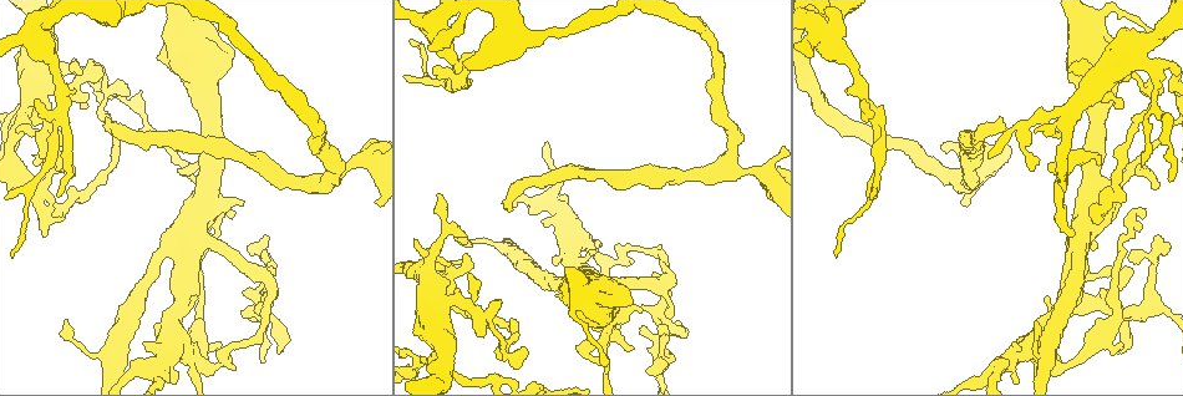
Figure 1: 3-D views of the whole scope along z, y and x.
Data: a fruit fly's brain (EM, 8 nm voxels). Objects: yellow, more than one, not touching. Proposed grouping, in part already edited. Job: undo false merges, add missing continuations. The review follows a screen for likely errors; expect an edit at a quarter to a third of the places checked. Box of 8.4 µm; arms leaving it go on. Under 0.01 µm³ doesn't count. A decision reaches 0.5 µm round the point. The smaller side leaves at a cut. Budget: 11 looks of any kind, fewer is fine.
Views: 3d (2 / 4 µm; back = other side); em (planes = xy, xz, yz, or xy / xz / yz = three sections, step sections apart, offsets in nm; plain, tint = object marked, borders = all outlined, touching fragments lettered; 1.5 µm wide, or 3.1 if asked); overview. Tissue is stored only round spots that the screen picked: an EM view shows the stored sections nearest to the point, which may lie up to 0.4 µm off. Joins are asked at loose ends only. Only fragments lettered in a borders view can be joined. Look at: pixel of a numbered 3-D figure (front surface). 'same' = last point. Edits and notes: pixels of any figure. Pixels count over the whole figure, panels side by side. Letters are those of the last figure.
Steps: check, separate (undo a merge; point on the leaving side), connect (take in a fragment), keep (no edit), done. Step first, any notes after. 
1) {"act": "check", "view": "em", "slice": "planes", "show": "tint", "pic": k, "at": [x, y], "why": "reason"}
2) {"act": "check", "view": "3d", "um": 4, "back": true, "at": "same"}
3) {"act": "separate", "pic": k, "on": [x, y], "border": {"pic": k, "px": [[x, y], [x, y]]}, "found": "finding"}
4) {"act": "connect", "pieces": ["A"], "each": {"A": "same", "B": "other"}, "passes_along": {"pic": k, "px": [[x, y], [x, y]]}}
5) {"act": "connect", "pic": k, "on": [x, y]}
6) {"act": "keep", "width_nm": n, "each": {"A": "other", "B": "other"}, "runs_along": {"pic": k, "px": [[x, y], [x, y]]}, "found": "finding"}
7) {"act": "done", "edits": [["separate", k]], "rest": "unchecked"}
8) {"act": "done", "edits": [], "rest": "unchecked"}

{"act": "check", "view": "em", "slice": "xz", "step": 4, "show": "plain", "pic": 1, "at": [503, 204]}

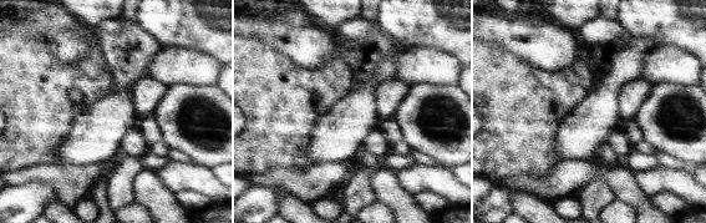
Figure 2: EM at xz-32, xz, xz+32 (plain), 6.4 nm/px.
{"act": "check", "view": "em", "slice": "xz", "step": 4, "show": "borders", "at": "same"}

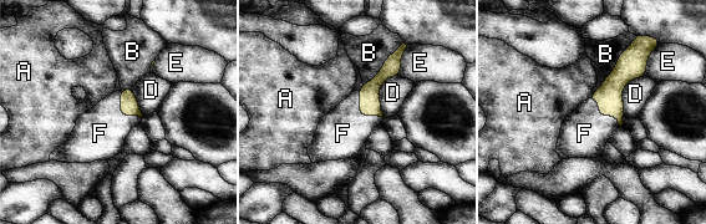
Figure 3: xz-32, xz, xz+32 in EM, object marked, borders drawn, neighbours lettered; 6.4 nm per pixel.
{"act": "connect", "pieces": ["F"], "each": {"A": "other", "B": "other", "D": "other", "E": "other", "F": "same"}, "passes_along": {"pic": 3, "px": [[370, 105], [361, 115], [343, 133]]}, "found": "the cell continues"}

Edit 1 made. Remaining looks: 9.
{"act": "check", "view": "overview", "why": "redraw"}

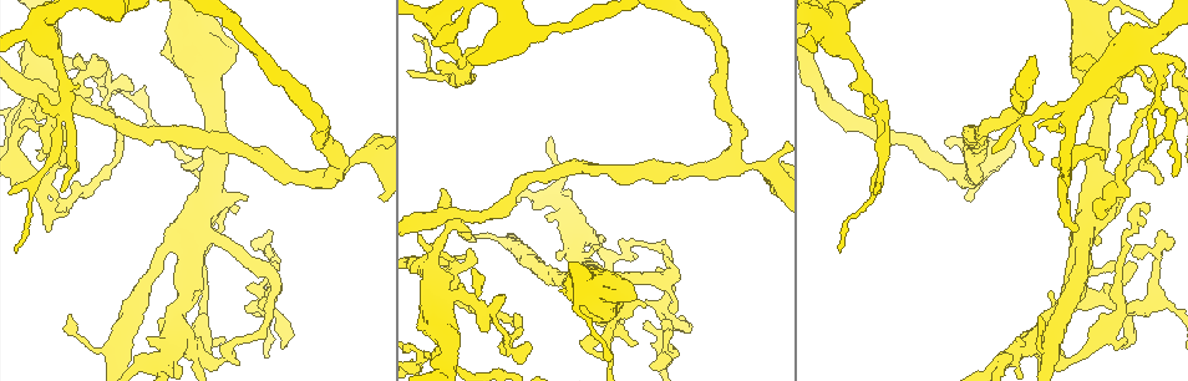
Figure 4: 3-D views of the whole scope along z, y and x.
{"act": "check", "view": "3d", "um": 2, "pic": 4, "at": [645, 242], "why": "touches itself"}

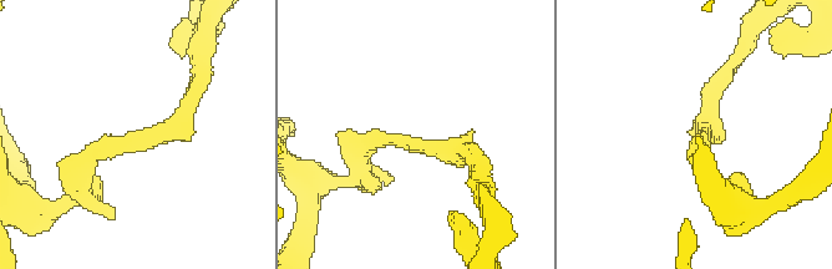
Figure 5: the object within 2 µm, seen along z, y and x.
{"act": "check", "view": "em", "slice": "planes", "show": "tint", "pic": 5, "at": [701, 134], "why": "need the tissue"}

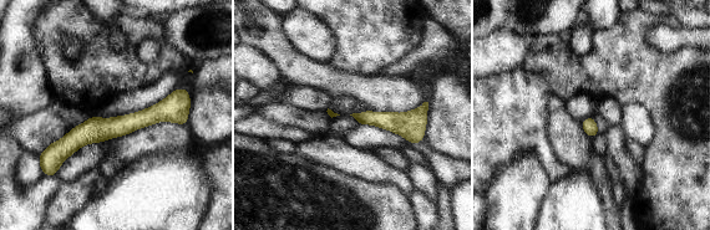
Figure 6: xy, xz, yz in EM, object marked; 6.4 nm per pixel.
{"act": "check", "view": "em", "slice": "planes", "show": "borders", "at": "same", "why": "see the neighbours"}

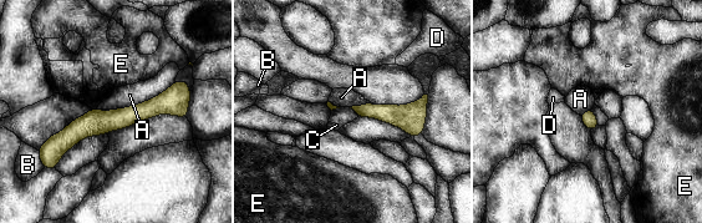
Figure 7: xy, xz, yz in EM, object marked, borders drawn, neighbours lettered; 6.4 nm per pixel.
{"act": "keep", "each": {"A": "other", "B": "other", "C": "other", "D": "other", "E": "other"}, "runs_along": {"pic": 7, "px": [[187, 91], [126, 117], [77, 123]]}, "found": "one cell here"}

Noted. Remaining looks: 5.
{"act": "check", "view": "3d", "um": 4, "pic": 4, "at": [40, 161], "why": "an open end"}

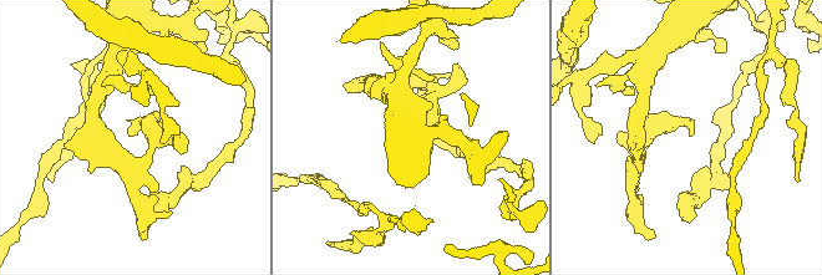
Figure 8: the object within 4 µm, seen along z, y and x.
{"act": "check", "view": "em", "slice": "xz", "step": 4, "show": "borders", "pic": 8, "at": [129, 134], "why": "now the EM"}

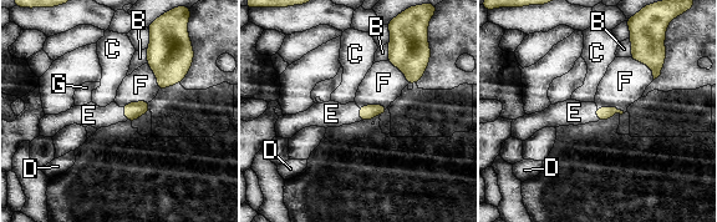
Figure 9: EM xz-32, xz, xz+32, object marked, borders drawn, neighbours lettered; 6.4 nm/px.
{"act": "check", "view": "em", "slice": "planes", "show": "borders", "at": "same", "why": "cut it another way"}

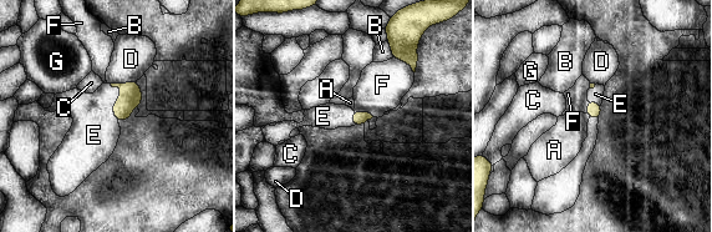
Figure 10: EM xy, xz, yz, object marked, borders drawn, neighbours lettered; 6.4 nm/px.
{"act": "connect", "pieces": ["E"], "each": {"A": "other", "B": "other", "C": "other", "D": "other", "E": "same", "F": "other", "G": "other"}, "passes_along": {"pic": 10, "px": [[131, 96], [116, 101], [95, 131]]}, "found": "it goes on there"}

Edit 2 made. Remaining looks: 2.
{"act": "done", "edits": [["connect", 3], ["connect", 10]], "rest": "unchecked"}

